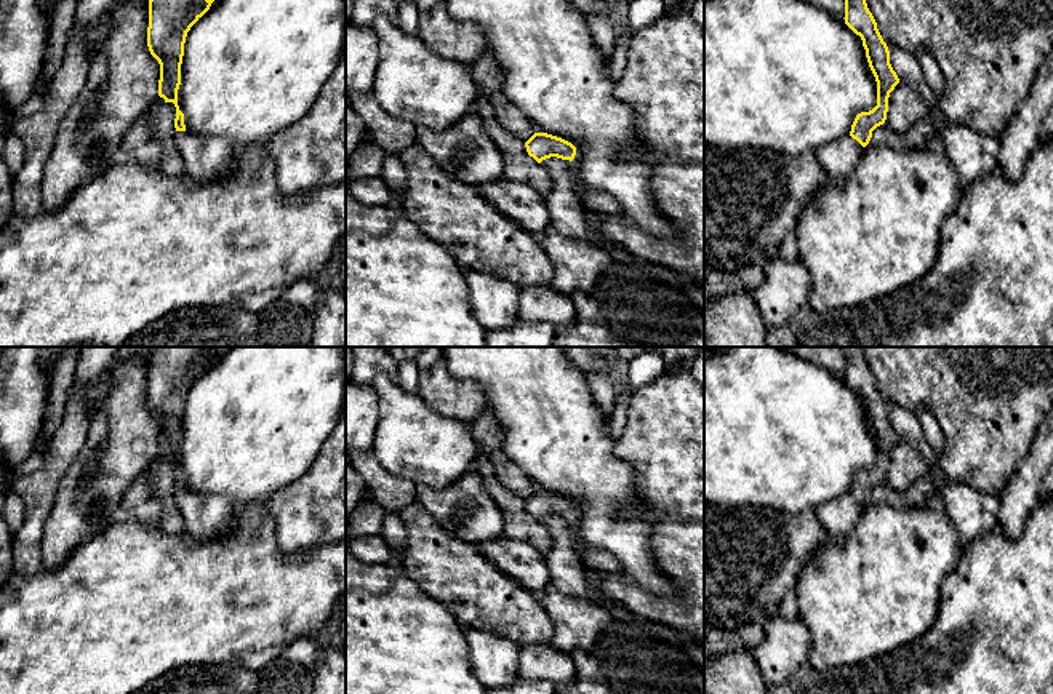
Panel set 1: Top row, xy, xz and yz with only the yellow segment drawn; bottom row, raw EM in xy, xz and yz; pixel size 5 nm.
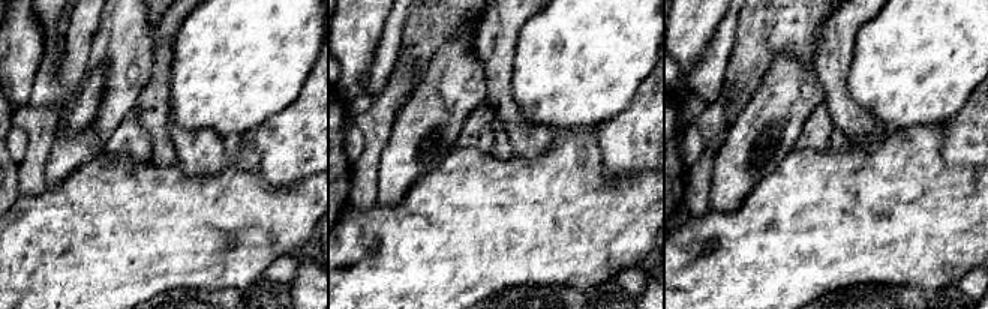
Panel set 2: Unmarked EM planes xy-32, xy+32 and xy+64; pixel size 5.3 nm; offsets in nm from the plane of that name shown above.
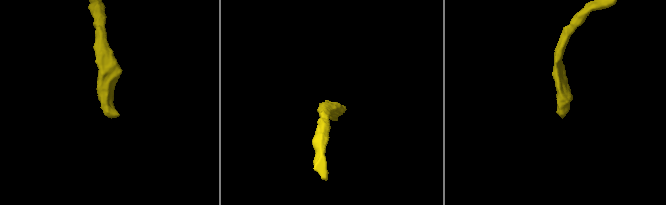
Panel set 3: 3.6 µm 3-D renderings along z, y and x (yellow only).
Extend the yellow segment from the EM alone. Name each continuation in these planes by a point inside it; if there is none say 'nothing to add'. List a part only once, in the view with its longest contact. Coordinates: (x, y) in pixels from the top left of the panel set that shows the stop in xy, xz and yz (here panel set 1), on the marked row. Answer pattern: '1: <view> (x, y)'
1: yz (837, 159)

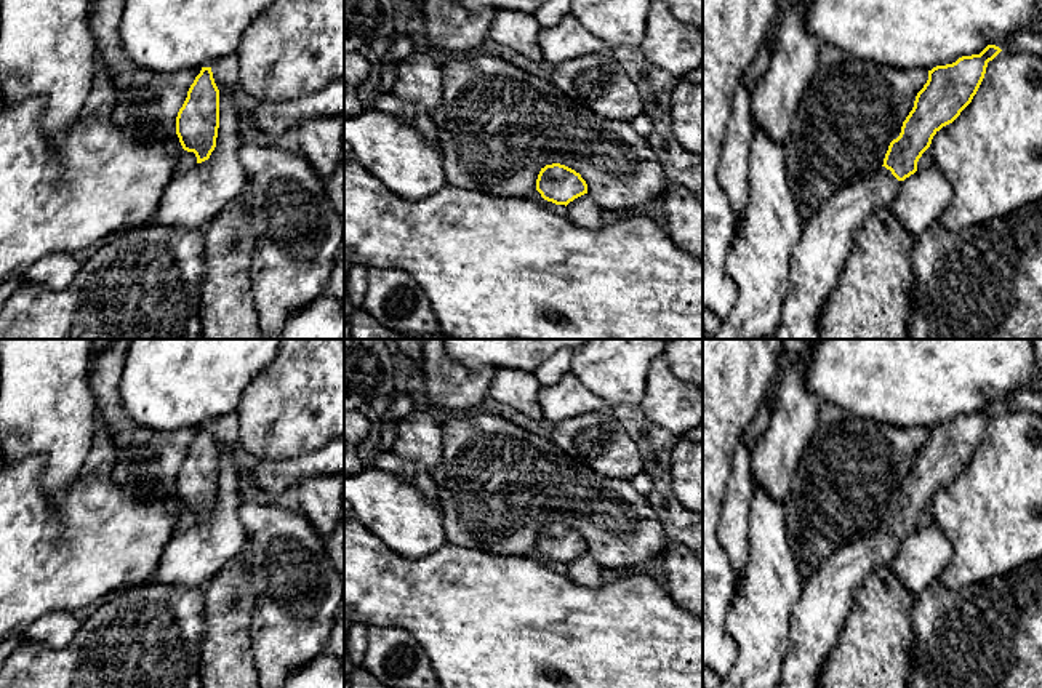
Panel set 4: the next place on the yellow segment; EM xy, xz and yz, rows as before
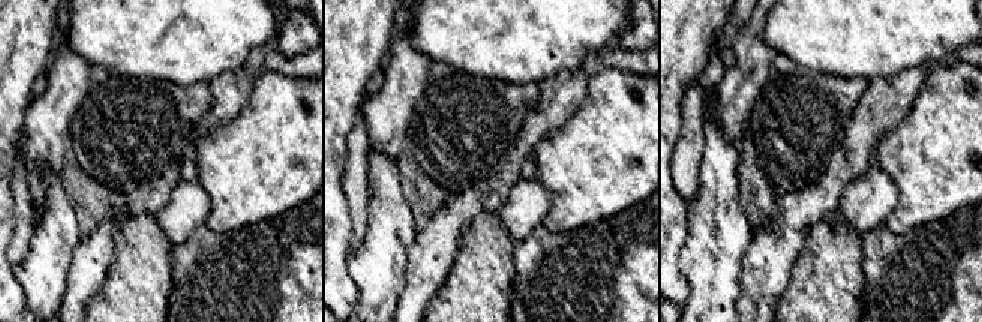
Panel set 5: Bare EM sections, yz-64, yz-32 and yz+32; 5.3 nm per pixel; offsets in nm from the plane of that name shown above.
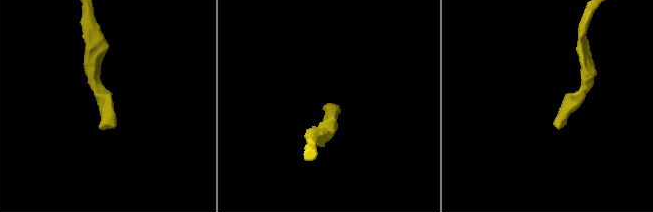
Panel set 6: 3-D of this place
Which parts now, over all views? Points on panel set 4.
1: yz (817, 263)

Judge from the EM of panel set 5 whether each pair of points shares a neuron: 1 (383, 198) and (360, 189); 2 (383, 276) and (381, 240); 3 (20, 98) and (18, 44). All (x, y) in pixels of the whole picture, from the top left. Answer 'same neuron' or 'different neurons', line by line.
1: different neurons
2: same neuron
3: same neuron

